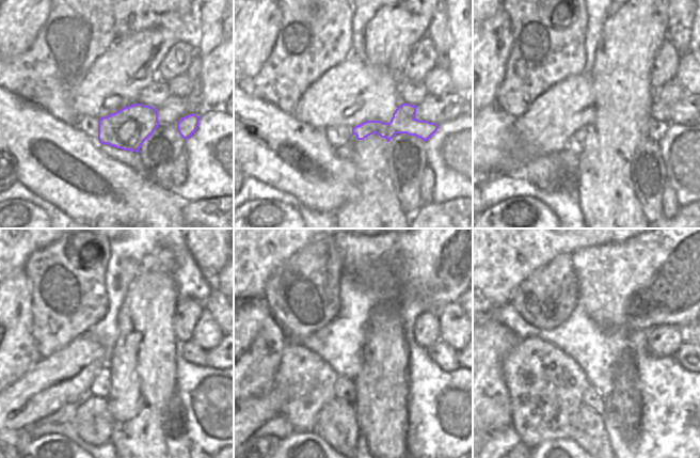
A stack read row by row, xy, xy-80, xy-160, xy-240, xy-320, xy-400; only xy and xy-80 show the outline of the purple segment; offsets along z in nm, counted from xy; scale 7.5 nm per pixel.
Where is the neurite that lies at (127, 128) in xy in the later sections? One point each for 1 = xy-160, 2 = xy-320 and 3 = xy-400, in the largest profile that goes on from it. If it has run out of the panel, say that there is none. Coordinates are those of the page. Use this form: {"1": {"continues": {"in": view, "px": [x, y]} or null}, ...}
{"1": {"continues": {"in": "xy-160", "px": [659, 111]}}, "2": {"continues": {"in": "xy-320", "px": [443, 354]}}, "3": {"continues": {"in": "xy-400", "px": [689, 356]}}}

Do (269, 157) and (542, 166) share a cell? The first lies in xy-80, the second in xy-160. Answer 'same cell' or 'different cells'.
same cell

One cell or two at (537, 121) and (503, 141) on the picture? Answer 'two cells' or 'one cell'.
two cells

